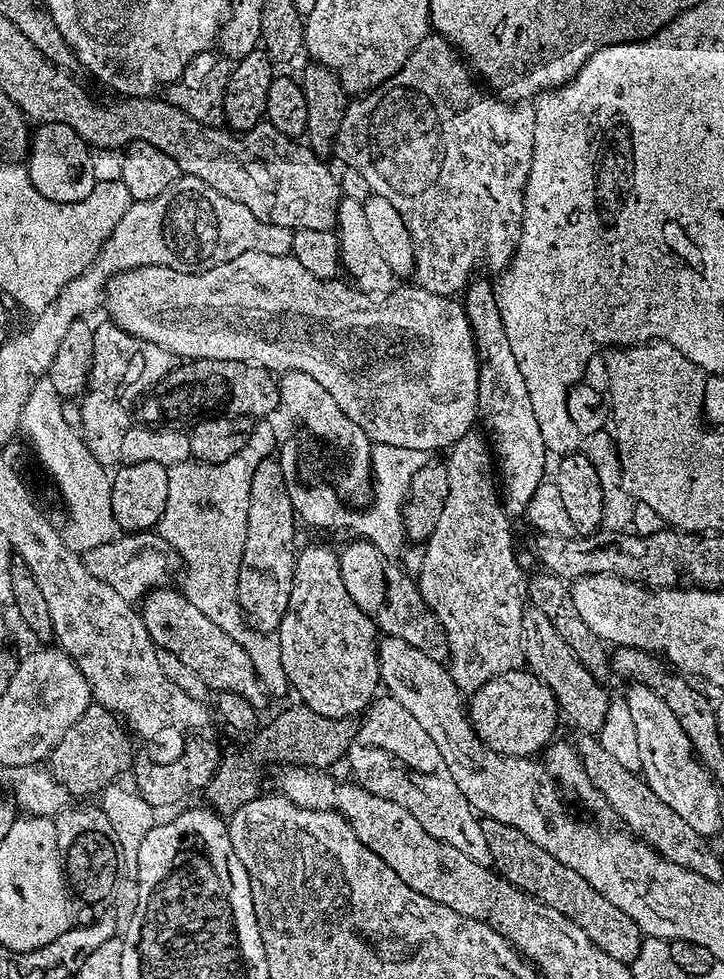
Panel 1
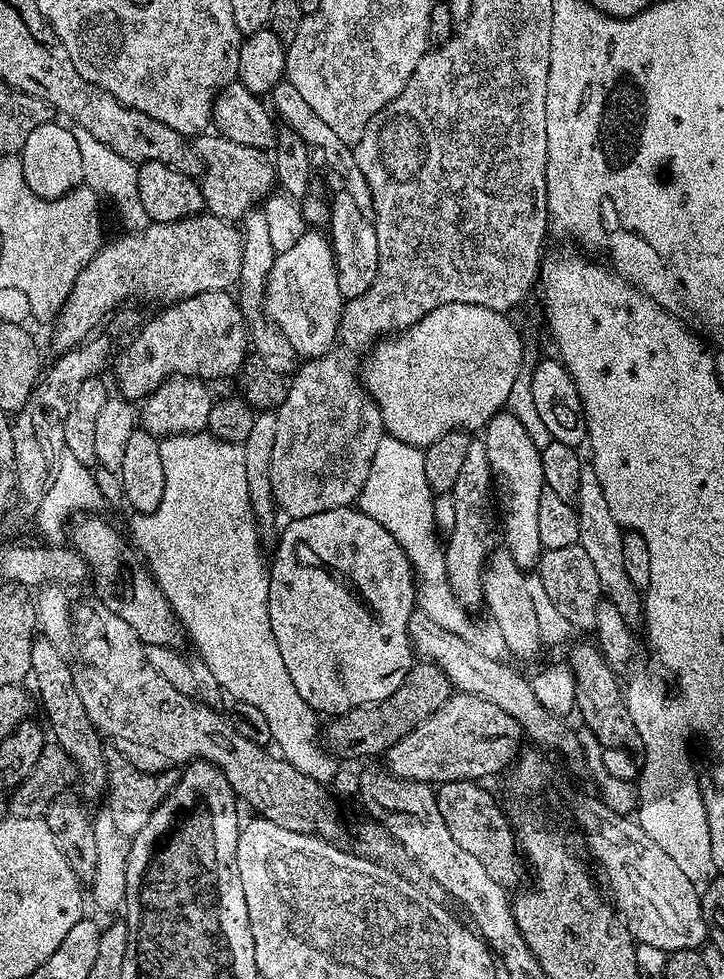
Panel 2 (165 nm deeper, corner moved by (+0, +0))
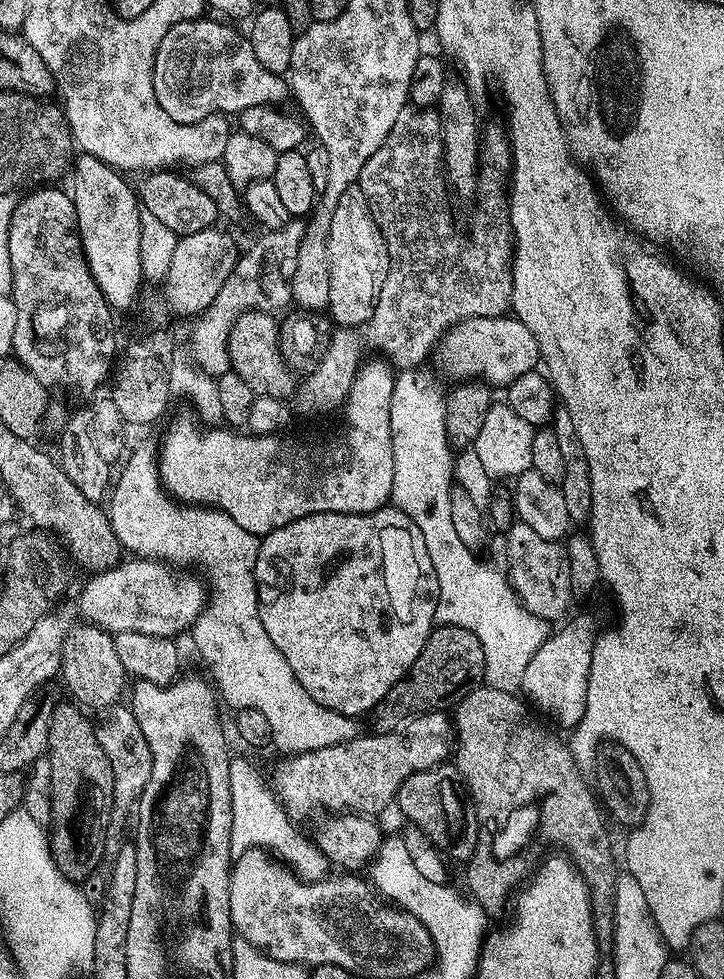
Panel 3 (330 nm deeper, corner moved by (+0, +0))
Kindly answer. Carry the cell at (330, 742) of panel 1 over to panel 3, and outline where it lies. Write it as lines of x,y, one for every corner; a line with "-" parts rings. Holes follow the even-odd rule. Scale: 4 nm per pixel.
441,624
433,627
414,666
410,666
408,673
372,709
371,731
376,734
392,732
413,716
451,709
484,683
484,656
478,638
460,626

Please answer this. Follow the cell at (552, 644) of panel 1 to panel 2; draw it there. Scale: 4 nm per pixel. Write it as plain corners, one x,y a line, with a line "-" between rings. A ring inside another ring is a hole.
496,550
489,555
484,565
484,599
483,603
488,604
487,615
491,621
497,624
502,632
505,644
512,656
516,655
520,660
532,660
542,650
542,643
539,636
538,614
535,613
533,599
530,598
530,590
527,589
527,575
525,569
519,568
510,558
507,550

